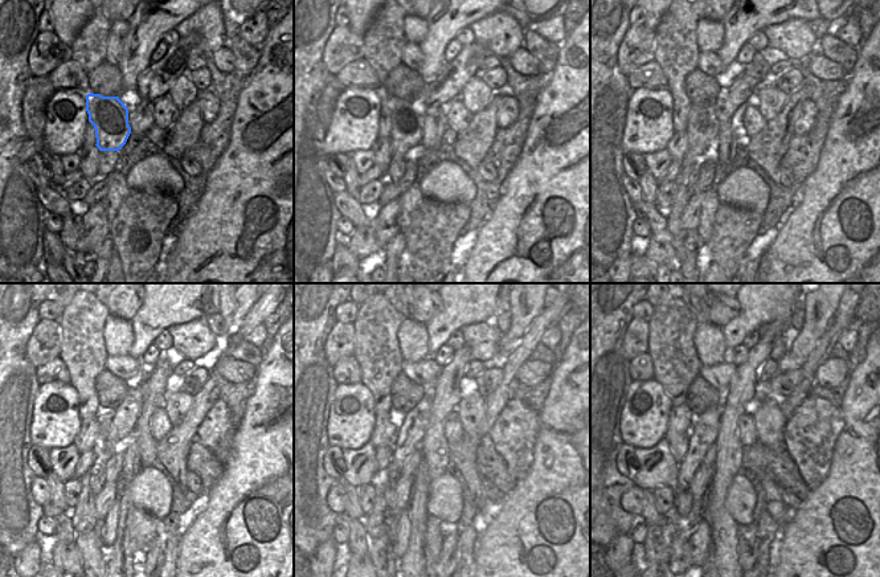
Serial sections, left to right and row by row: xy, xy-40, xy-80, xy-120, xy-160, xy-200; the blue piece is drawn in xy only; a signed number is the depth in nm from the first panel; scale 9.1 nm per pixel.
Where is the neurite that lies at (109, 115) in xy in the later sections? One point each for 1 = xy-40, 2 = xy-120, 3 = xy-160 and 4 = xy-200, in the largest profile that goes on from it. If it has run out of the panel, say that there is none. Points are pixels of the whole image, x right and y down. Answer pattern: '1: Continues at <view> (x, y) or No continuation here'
1: Continues at xy-40 (406, 118)
2: Continues at xy-120 (84, 516)
3: Continues at xy-160 (379, 545)
4: Continues at xy-200 (674, 524)

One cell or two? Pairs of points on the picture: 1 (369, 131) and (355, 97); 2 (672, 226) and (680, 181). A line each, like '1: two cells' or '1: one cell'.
1: one cell
2: one cell

